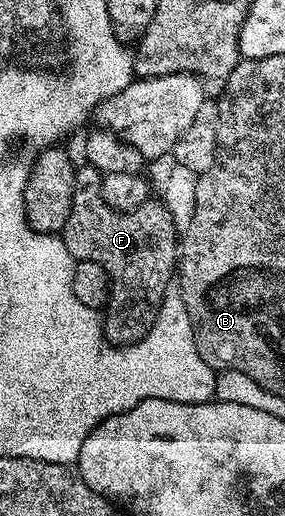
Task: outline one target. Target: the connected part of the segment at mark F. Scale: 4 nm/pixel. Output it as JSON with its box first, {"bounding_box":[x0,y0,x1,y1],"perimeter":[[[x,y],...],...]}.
{"bounding_box":[59,164,179,346],"perimeter":[[[88,164],[78,165],[75,169],[75,188],[71,196],[71,212],[67,216],[67,224],[62,228],[59,237],[77,262],[94,262],[107,272],[109,277],[109,301],[103,314],[105,341],[114,346],[131,346],[156,324],[161,316],[161,305],[165,295],[170,293],[169,281],[174,281],[175,271],[179,266],[179,231],[171,220],[171,212],[167,212],[165,203],[150,200],[139,204],[129,214],[120,214],[113,210],[107,200],[103,200],[101,191],[102,171]]]}

